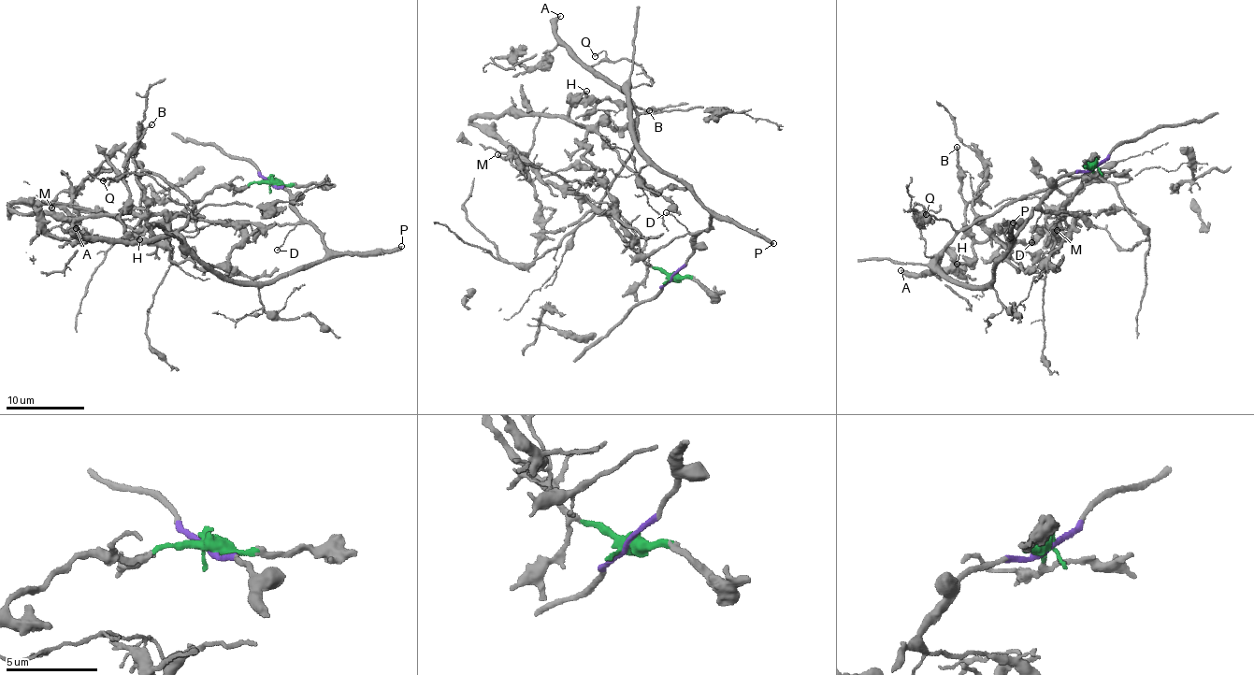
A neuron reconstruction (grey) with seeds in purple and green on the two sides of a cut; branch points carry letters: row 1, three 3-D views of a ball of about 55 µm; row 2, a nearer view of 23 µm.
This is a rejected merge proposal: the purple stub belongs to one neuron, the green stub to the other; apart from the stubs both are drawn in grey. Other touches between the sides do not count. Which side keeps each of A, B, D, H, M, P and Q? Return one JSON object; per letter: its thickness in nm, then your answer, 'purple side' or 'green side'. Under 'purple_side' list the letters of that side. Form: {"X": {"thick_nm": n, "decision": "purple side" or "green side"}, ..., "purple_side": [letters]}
{"A": {"thick_nm": 360, "decision": "purple side"}, "B": {"thick_nm": 130, "decision": "green side"}, "D": {"thick_nm": 100, "decision": "purple side"}, "H": {"thick_nm": 200, "decision": "green side"}, "M": {"thick_nm": 160, "decision": "green side"}, "P": {"thick_nm": 360, "decision": "purple side"}, "Q": {"thick_nm": 110, "decision": "purple side"}, "purple_side": ["A", "D", "P", "Q"]}

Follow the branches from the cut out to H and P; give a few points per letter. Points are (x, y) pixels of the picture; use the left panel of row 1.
H: (271, 182), (219, 186), (156, 225), (136, 229), (92, 210), (11, 205), (27, 214), (114, 215), (139, 239)
P: (271, 182), (282, 185), (299, 213), (330, 250), (394, 251), (402, 246)

